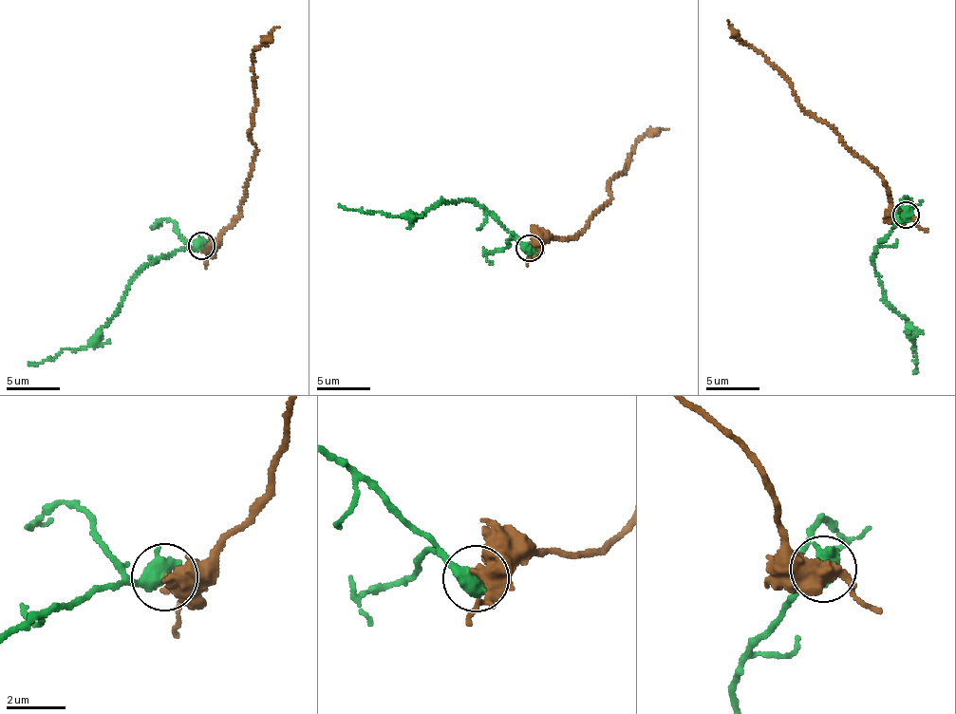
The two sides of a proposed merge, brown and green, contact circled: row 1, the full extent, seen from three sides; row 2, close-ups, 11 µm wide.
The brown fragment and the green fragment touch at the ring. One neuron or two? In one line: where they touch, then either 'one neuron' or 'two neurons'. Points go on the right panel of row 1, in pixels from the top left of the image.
at (906, 215); two neurons

